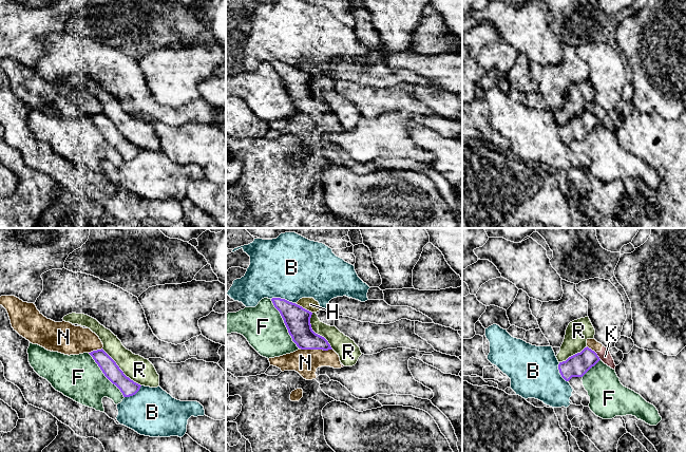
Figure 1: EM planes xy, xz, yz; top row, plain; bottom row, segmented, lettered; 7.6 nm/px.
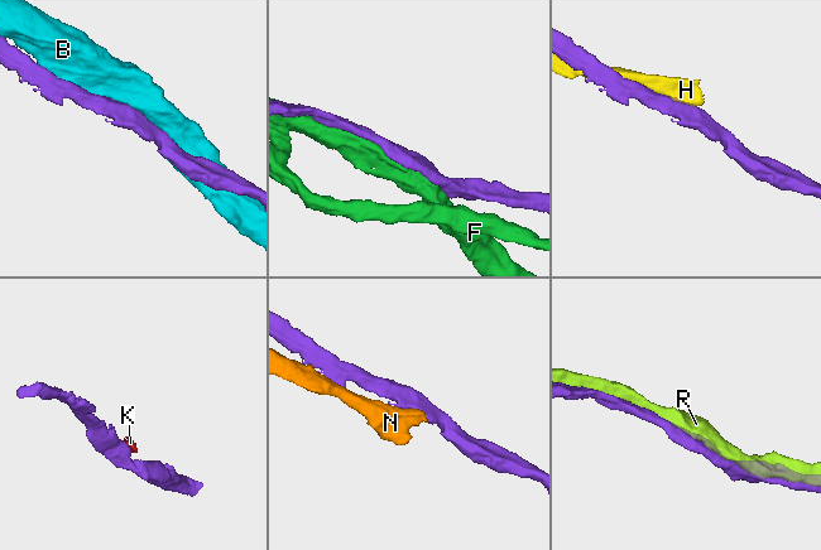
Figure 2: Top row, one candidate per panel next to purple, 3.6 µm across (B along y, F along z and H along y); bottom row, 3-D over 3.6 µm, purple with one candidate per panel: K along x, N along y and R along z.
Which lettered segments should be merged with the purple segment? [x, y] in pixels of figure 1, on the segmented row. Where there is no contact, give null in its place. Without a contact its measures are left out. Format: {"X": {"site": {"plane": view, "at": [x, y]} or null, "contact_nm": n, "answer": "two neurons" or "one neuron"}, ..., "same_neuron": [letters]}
{"B": {"site": {"plane": "xz", "at": [284, 299]}, "contact_nm": 200, "answer": "two neurons"}, "F": {"site": {"plane": "xz", "at": [285, 324]}, "contact_nm": 440, "answer": "two neurons"}, "H": {"site": {"plane": "xz", "at": [304, 308]}, "contact_nm": 140, "answer": "two neurons"}, "K": {"site": {"plane": "yz", "at": [597, 356]}, "contact_nm": 70, "answer": "two neurons"}, "N": {"site": {"plane": "xz", "at": [316, 349]}, "contact_nm": 240, "answer": "two neurons"}, "R": {"site": {"plane": "xy", "at": [120, 370]}, "contact_nm": 420, "answer": "two neurons"}, "same_neuron": []}

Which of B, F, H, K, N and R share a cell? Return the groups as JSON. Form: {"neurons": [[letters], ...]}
{"neurons": [["B"], ["F"], ["H"], ["K", "N"], ["R"]]}

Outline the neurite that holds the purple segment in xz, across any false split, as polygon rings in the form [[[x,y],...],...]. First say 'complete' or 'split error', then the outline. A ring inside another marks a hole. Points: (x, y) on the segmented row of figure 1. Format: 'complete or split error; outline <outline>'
complete; outline [[[281,298],[271,299],[280,312],[292,341],[301,350],[332,350],[328,341],[316,334],[310,324],[312,313]]]

